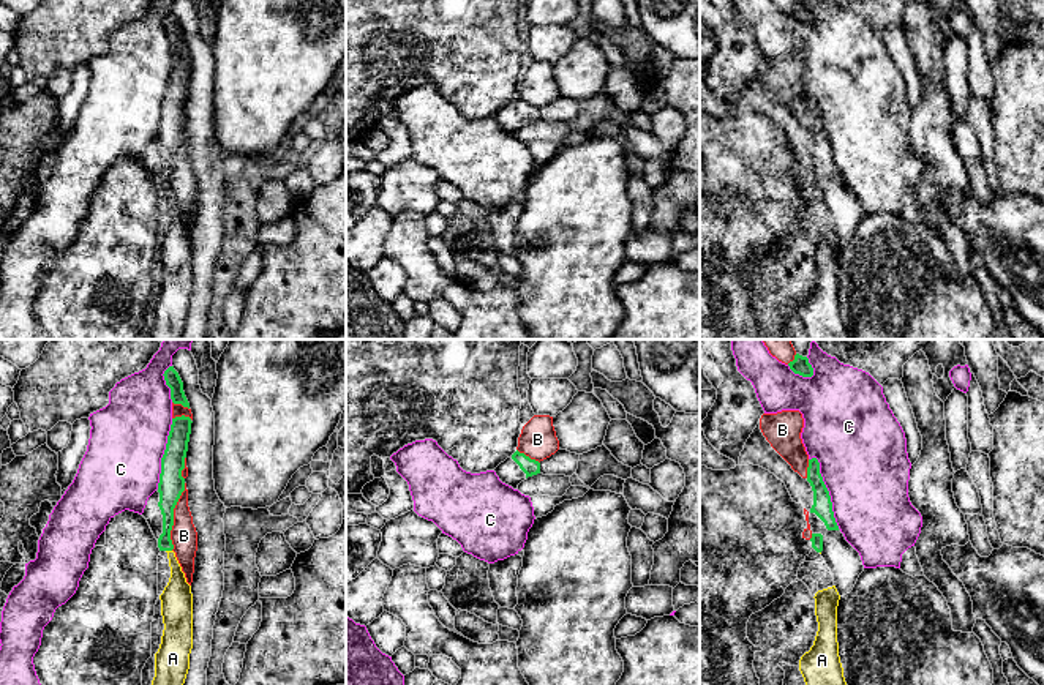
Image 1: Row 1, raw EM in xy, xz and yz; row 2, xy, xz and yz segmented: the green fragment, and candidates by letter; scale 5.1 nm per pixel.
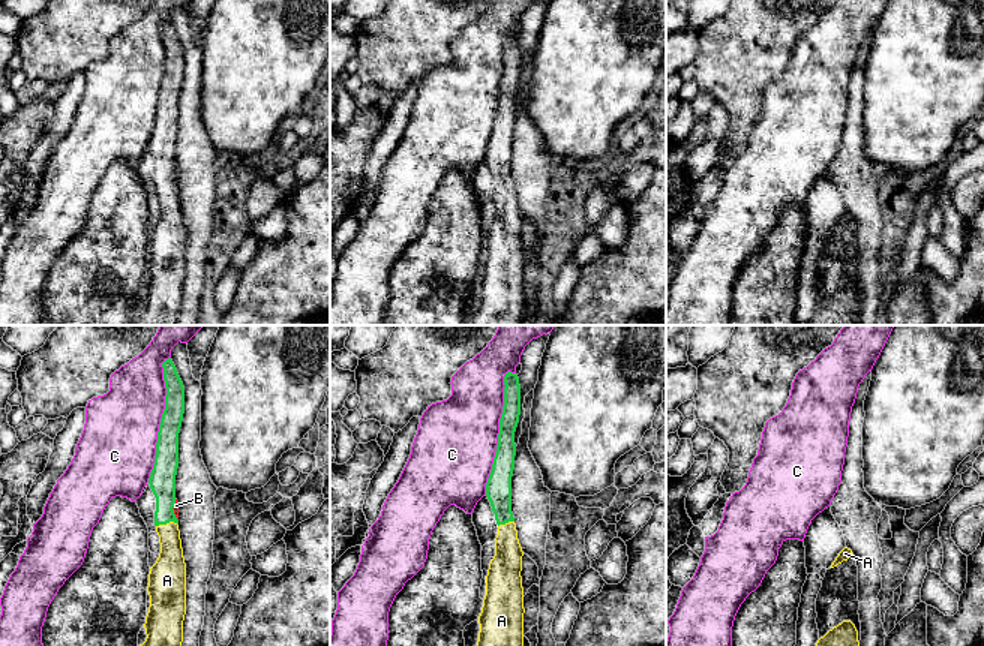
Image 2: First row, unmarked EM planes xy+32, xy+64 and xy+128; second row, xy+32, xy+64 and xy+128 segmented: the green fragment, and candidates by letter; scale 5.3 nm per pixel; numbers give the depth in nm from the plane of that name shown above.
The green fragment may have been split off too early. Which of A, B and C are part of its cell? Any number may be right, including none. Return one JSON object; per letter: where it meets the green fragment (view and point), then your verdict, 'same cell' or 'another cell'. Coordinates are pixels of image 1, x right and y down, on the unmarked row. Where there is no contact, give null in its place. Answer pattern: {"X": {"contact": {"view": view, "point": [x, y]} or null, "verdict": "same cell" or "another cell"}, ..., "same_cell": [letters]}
{"A": {"contact": {"view": "xy", "point": [169, 196]}, "verdict": "same cell"}, "B": {"contact": {"view": "xy", "point": [172, 163]}, "verdict": "another cell"}, "C": {"contact": {"view": "yz", "point": [828, 138]}, "verdict": "another cell"}, "same_cell": ["A"]}

